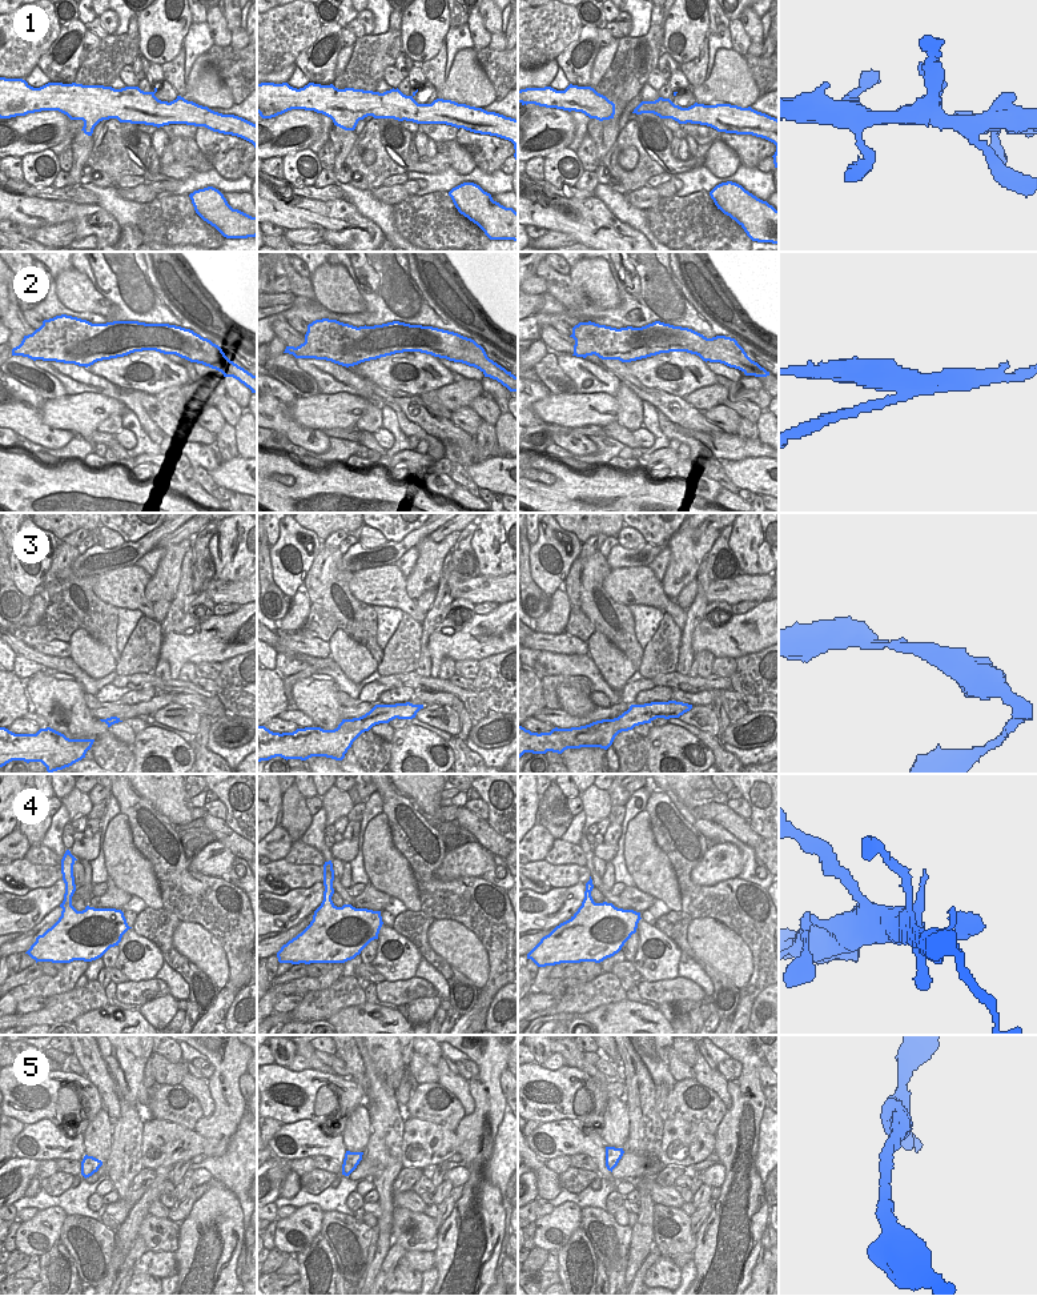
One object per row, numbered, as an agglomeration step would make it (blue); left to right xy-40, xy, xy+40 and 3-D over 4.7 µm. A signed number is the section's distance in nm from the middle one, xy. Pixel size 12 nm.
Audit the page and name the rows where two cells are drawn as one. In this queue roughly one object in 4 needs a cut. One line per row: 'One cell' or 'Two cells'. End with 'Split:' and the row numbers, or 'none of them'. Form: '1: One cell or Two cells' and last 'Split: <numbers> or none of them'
1: One cell
2: Two cells
3: One cell
4: One cell
5: One cell
Split: 2.

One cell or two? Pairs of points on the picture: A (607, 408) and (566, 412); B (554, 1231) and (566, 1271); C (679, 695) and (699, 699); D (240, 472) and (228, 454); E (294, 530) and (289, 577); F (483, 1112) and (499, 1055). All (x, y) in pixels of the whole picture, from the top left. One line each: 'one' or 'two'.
A: one
B: two
C: one
D: two
E: one
F: one

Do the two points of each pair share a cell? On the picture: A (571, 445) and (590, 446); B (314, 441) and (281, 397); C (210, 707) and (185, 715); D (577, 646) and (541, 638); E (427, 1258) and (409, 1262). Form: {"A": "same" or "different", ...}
{"A": "same", "B": "same", "C": "different", "D": "same", "E": "same"}

